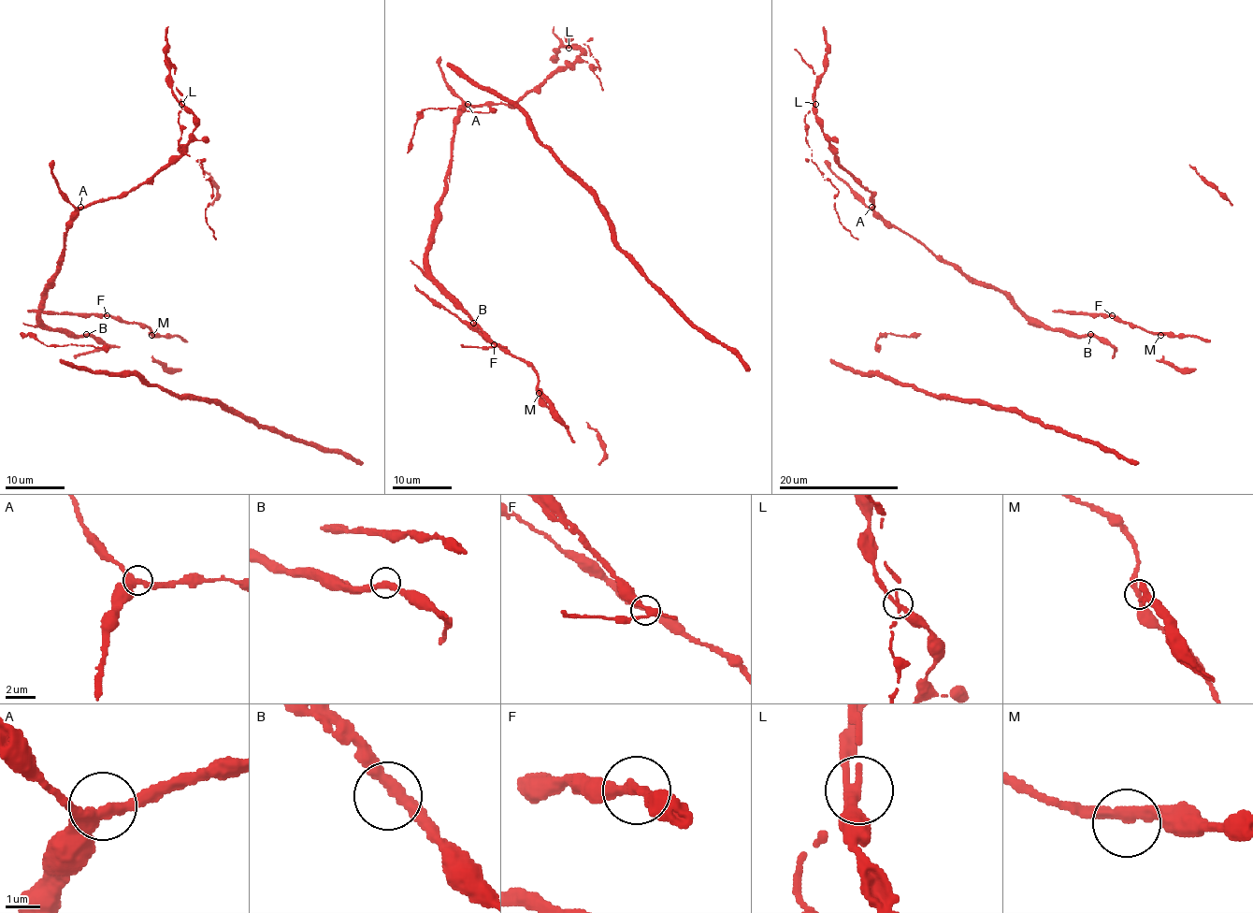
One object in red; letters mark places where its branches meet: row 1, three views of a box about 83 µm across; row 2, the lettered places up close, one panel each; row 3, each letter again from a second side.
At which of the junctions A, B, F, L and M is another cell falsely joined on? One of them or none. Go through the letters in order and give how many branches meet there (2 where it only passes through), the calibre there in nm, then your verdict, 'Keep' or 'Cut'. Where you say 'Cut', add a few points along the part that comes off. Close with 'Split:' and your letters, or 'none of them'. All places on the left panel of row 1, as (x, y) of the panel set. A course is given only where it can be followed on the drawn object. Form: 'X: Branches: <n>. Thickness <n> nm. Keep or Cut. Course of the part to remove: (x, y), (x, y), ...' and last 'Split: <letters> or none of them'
A: Branches: 3. Thickness 320 nm. Keep
B: Branches: 2. Thickness 340 nm. Keep
F: Branches: 2. Thickness 300 nm. Keep
L: Branches: 3. Thickness 280 nm. Cut. Course of the part to remove: (181, 104), (179, 144), (202, 165), (206, 180), (211, 184), (206, 222), (216, 239)
M: Branches: 2. Thickness 320 nm. Keep
Split: L

